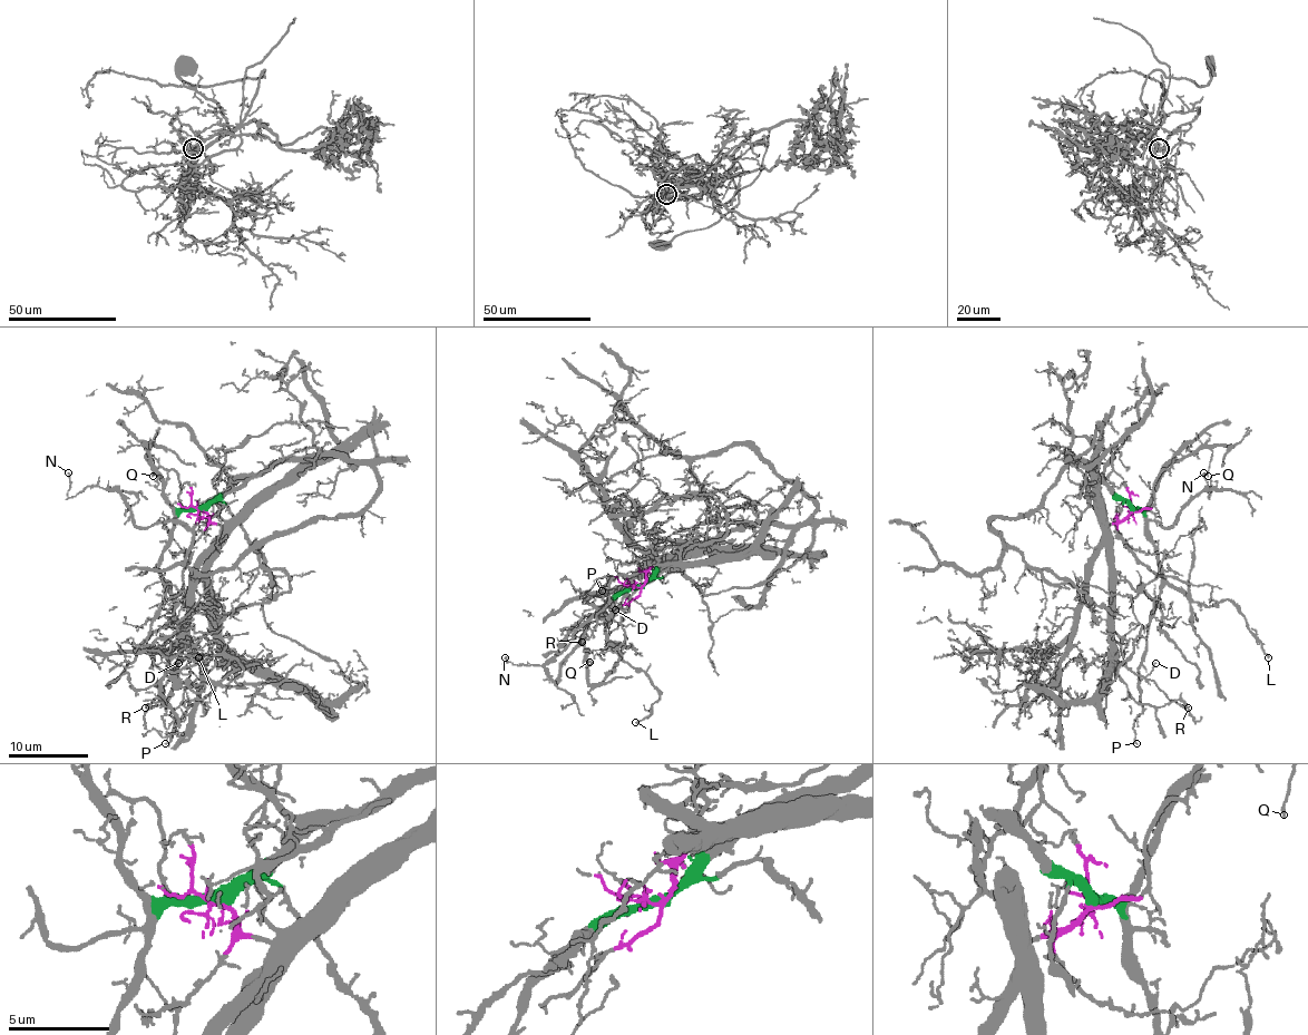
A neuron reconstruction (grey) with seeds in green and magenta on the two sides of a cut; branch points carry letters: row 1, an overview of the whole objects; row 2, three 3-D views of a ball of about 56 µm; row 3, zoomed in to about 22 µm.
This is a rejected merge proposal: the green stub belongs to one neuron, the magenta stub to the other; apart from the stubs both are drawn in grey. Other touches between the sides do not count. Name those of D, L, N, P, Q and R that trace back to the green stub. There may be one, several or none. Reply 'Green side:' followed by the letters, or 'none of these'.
Green side: L, N, P, Q

